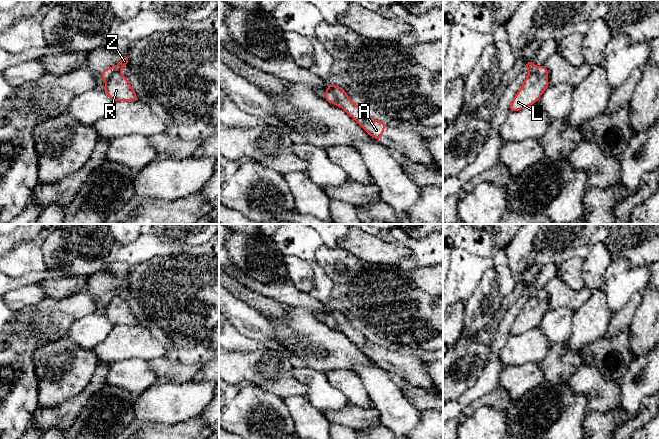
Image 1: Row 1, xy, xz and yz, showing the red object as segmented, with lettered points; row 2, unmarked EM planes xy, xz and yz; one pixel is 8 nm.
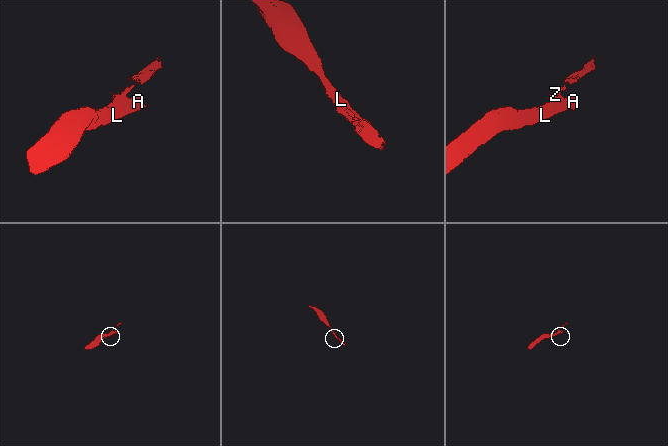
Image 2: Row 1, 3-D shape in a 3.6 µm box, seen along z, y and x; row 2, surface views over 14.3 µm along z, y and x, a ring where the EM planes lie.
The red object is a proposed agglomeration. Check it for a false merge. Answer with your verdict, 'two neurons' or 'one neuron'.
two neurons

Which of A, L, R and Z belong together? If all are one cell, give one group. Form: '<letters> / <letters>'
A L R / Z

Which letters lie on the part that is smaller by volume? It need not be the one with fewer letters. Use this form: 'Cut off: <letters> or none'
Cut off: Z

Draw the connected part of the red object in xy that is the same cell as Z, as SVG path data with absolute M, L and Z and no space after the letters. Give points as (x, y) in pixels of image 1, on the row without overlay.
M123 278L120 287L110 292L106 292L101 296L101 304L107 306L113 297L120 296L120 294L123 291L127 290L128 286L129 286L129 281L127 280L127 278Z

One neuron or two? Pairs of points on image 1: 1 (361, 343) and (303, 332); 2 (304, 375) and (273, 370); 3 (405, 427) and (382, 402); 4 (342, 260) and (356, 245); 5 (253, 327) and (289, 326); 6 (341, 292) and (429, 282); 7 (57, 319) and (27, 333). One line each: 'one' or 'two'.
1: two
2: two
3: one
4: two
5: two
6: two
7: one

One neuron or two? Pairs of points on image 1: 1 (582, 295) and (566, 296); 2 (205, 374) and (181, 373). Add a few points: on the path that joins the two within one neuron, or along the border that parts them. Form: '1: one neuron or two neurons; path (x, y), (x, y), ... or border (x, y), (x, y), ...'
1: one neuron; path (578, 296), (570, 296)
2: two neurons; border (201, 367), (193, 379)

